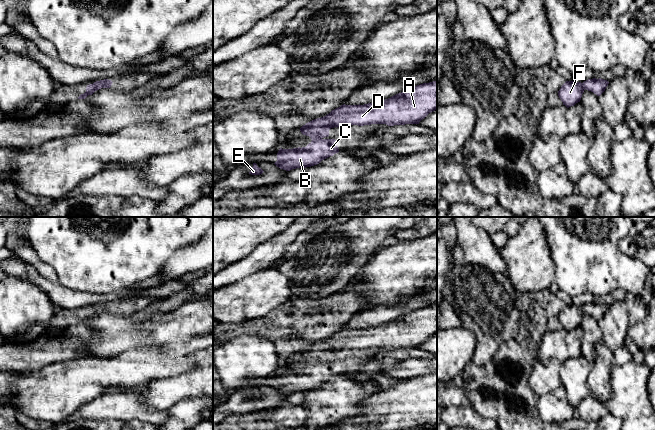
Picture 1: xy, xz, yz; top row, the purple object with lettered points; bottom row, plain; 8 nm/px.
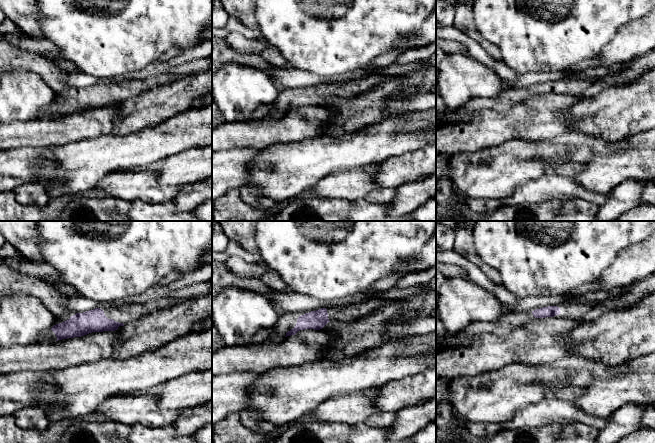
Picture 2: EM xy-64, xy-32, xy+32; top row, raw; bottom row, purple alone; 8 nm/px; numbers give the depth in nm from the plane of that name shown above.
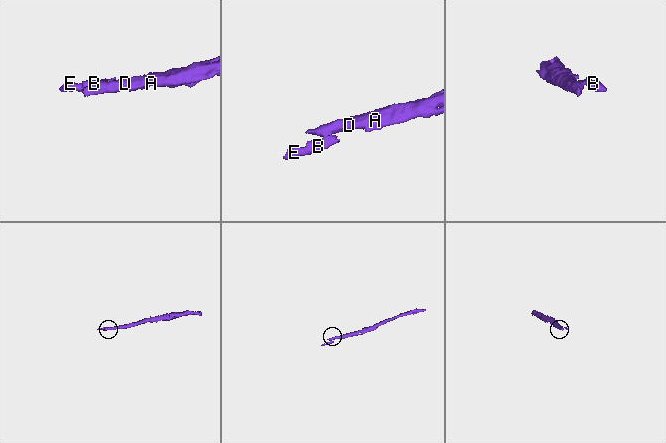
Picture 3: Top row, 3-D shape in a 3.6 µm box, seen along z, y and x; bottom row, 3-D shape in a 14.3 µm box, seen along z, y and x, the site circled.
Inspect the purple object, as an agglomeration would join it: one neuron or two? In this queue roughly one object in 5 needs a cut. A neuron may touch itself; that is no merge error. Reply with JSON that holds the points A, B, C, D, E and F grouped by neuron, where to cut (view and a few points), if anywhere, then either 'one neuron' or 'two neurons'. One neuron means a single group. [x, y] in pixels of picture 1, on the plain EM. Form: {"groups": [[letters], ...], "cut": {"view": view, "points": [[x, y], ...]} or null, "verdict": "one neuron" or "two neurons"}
{"groups": [["A", "B", "C", "D", "E", "F"]], "cut": null, "verdict": "one neuron"}

